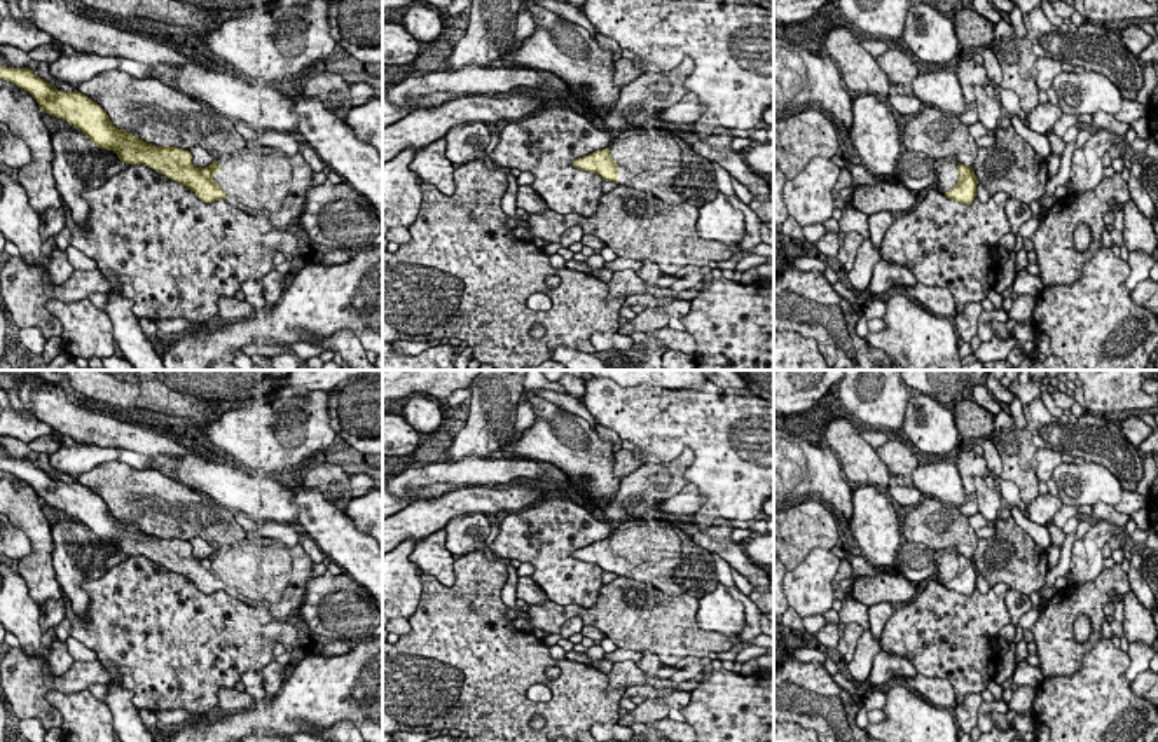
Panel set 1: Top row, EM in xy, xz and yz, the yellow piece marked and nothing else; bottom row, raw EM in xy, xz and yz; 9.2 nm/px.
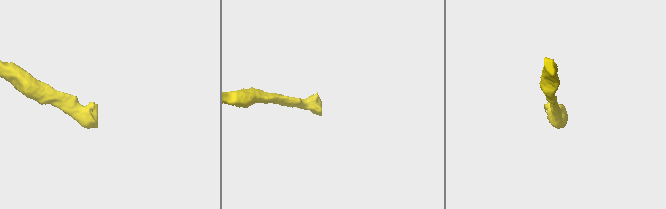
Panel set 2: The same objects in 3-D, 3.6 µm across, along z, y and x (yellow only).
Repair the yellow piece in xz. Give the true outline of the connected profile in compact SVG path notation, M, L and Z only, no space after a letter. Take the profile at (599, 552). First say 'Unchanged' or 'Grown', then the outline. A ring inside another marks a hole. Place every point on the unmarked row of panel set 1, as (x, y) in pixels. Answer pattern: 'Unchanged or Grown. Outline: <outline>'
Grown. Outline: M653 517L625 520L606 539L575 550L573 557L597 564L606 573L651 583L665 594L688 594L700 599L720 583L713 553L700 548L679 527Z

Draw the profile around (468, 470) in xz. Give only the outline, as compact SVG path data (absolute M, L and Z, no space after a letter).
M463 457L456 463L435 463L423 468L409 468L386 480L388 489L396 498L405 498L435 484L472 484L494 485L514 484L520 478L538 478L543 473L536 461L519 457Z

